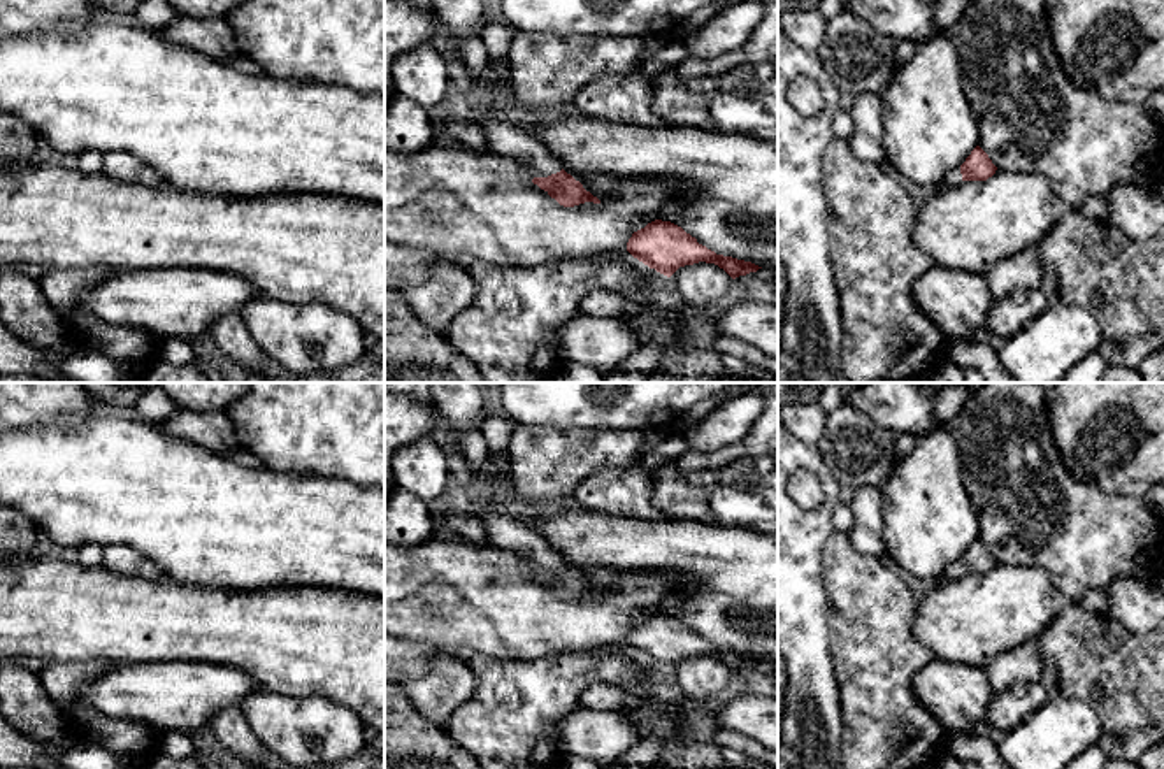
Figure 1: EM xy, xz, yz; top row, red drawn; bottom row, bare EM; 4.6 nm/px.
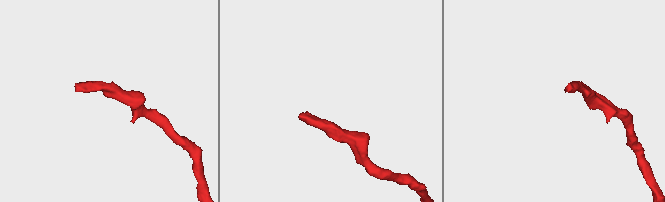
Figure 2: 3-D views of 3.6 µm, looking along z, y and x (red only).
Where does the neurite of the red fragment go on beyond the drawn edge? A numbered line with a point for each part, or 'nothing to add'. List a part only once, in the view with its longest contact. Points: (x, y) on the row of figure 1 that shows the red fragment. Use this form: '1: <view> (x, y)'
1: xz (501, 136)

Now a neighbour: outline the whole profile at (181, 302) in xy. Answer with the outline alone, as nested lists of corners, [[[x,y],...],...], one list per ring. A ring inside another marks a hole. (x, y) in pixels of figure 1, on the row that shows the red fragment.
[[[162,267],[125,270],[86,291],[86,313],[112,327],[142,328],[156,339],[193,339],[260,293],[239,274]]]

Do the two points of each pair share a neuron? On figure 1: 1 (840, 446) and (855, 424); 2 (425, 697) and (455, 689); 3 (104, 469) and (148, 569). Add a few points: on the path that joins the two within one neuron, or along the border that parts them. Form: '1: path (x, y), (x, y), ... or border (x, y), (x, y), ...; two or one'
1: path (845, 441), (850, 436), (850, 429); one
2: path (432, 694), (448, 689); one
3: border (104, 546), (127, 545), (165, 576); two

